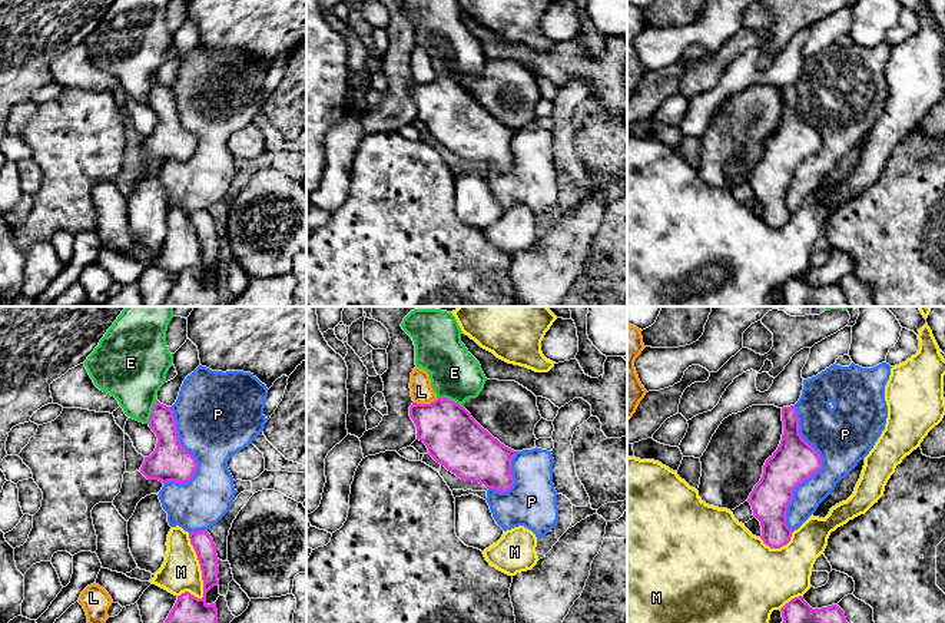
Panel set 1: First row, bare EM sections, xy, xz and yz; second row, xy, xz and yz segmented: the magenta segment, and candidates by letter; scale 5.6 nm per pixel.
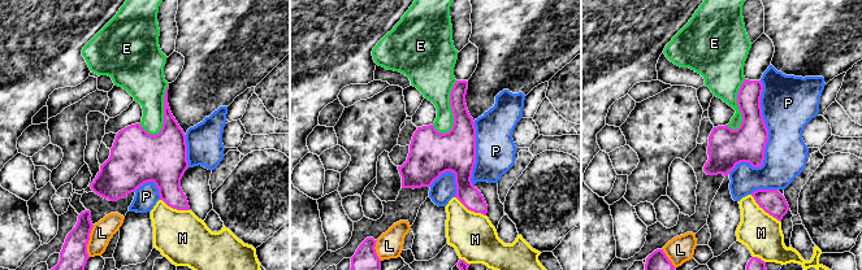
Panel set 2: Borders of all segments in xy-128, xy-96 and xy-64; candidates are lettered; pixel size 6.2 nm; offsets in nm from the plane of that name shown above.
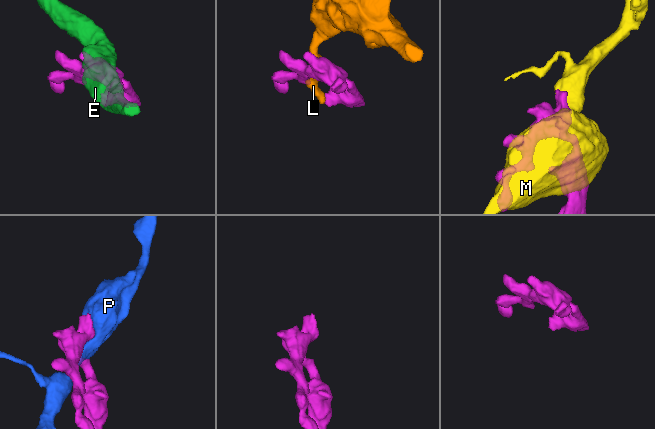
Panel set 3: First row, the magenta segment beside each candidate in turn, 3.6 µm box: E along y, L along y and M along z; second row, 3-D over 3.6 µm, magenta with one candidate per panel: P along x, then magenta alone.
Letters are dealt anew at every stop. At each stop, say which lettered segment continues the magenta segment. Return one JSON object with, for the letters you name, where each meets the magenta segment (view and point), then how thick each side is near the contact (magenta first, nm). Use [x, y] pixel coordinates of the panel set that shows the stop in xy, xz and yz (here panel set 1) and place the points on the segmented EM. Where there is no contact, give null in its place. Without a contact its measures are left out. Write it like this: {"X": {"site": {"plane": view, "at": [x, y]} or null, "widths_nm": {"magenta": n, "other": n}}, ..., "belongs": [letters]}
{"belongs": []}

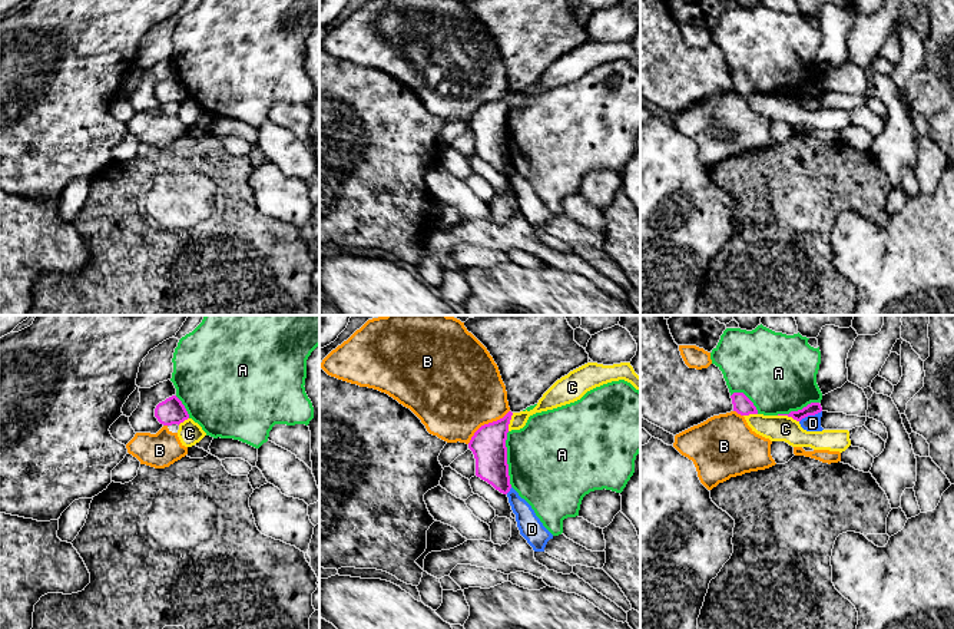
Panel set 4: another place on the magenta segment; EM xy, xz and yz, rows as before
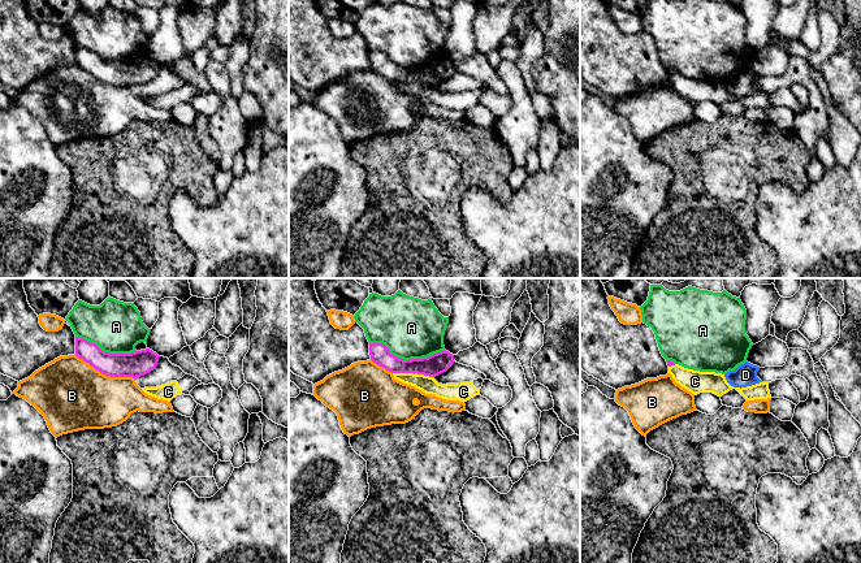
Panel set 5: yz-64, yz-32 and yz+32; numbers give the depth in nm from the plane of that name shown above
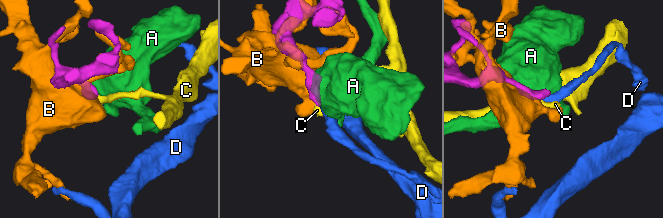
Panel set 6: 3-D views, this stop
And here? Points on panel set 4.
{"belongs": []}

